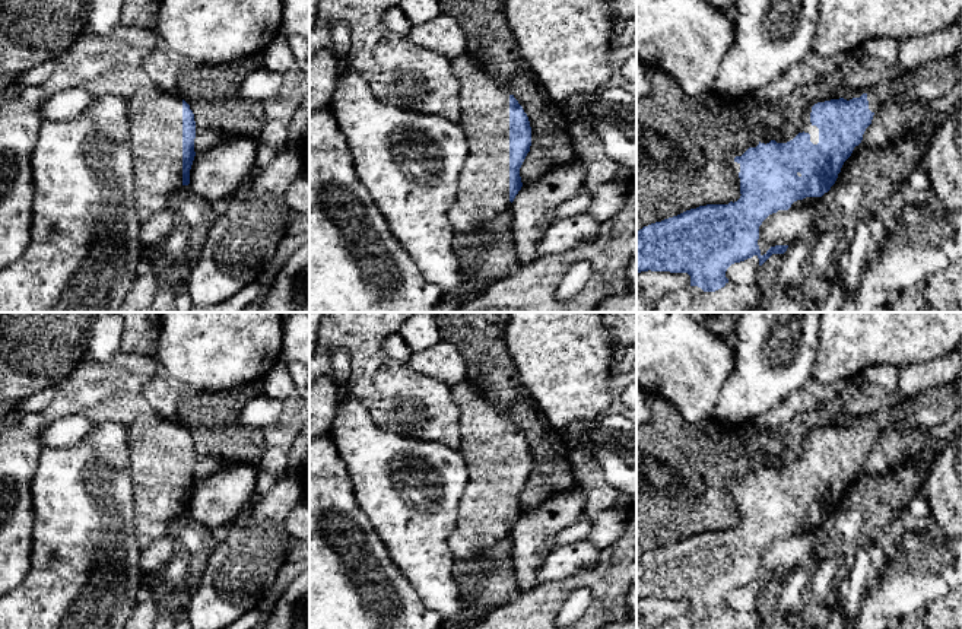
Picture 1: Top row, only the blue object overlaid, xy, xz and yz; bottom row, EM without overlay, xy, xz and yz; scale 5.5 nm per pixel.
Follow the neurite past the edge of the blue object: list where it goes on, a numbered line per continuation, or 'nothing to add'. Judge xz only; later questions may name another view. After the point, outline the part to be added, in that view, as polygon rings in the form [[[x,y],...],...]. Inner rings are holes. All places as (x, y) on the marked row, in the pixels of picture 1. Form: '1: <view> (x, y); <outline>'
1: xz (483, 183); [[[469,53],[451,60],[460,82],[458,123],[467,136],[467,158],[458,174],[458,197],[448,212],[457,234],[474,234],[511,209],[509,90]]]

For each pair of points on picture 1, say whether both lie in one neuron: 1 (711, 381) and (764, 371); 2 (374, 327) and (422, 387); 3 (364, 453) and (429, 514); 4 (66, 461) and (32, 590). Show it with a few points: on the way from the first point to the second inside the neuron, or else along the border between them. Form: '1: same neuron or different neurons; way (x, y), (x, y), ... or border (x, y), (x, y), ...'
1: different neurons; border (733, 345), (735, 369), (714, 410)
2: same neuron; way (374, 345), (374, 349), (405, 378)
3: same neuron; way (380, 464), (413, 498)
4: same neuron; way (66, 494), (64, 558)

